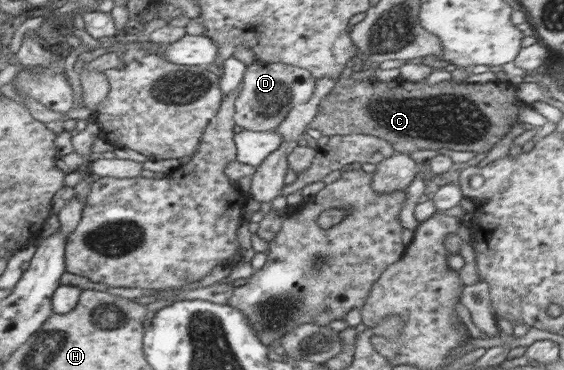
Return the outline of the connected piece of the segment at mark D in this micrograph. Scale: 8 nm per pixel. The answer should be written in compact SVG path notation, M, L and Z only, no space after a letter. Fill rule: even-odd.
M253 62L250 66L246 66L242 91L234 103L234 120L243 129L267 130L263 127L263 115L267 116L267 123L271 123L271 119L279 117L281 113L287 115L287 111L280 109L289 109L291 103L307 101L307 97L315 90L315 84L316 79L306 69L279 62Z

